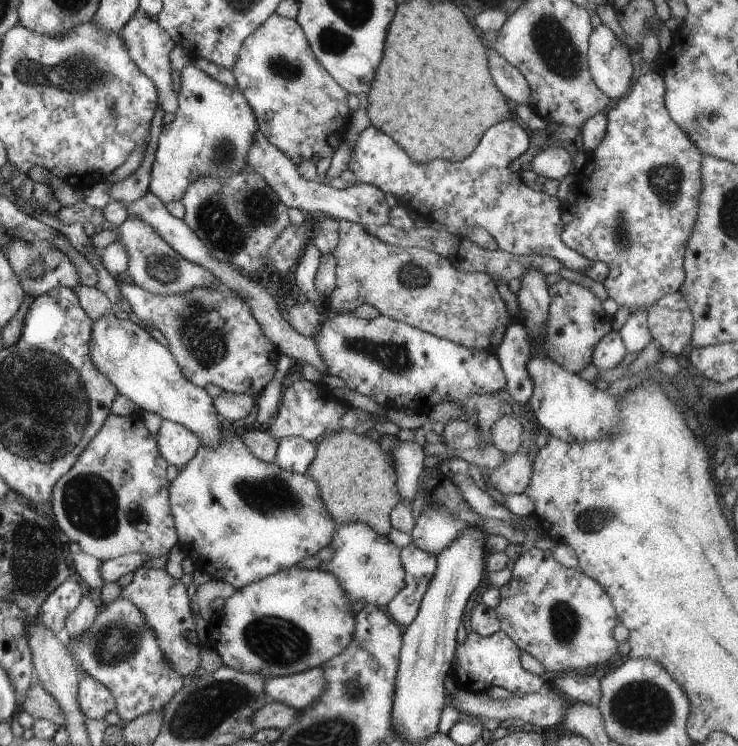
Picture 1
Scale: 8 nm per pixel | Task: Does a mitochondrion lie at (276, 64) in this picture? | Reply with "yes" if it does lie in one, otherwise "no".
yes

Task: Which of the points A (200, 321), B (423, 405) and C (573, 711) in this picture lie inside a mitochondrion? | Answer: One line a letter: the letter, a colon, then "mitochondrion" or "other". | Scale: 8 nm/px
A: mitochondrion
B: other
C: other

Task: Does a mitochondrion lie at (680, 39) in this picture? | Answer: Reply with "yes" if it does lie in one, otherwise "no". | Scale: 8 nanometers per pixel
no

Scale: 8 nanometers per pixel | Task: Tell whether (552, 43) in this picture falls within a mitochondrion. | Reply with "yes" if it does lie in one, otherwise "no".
yes

